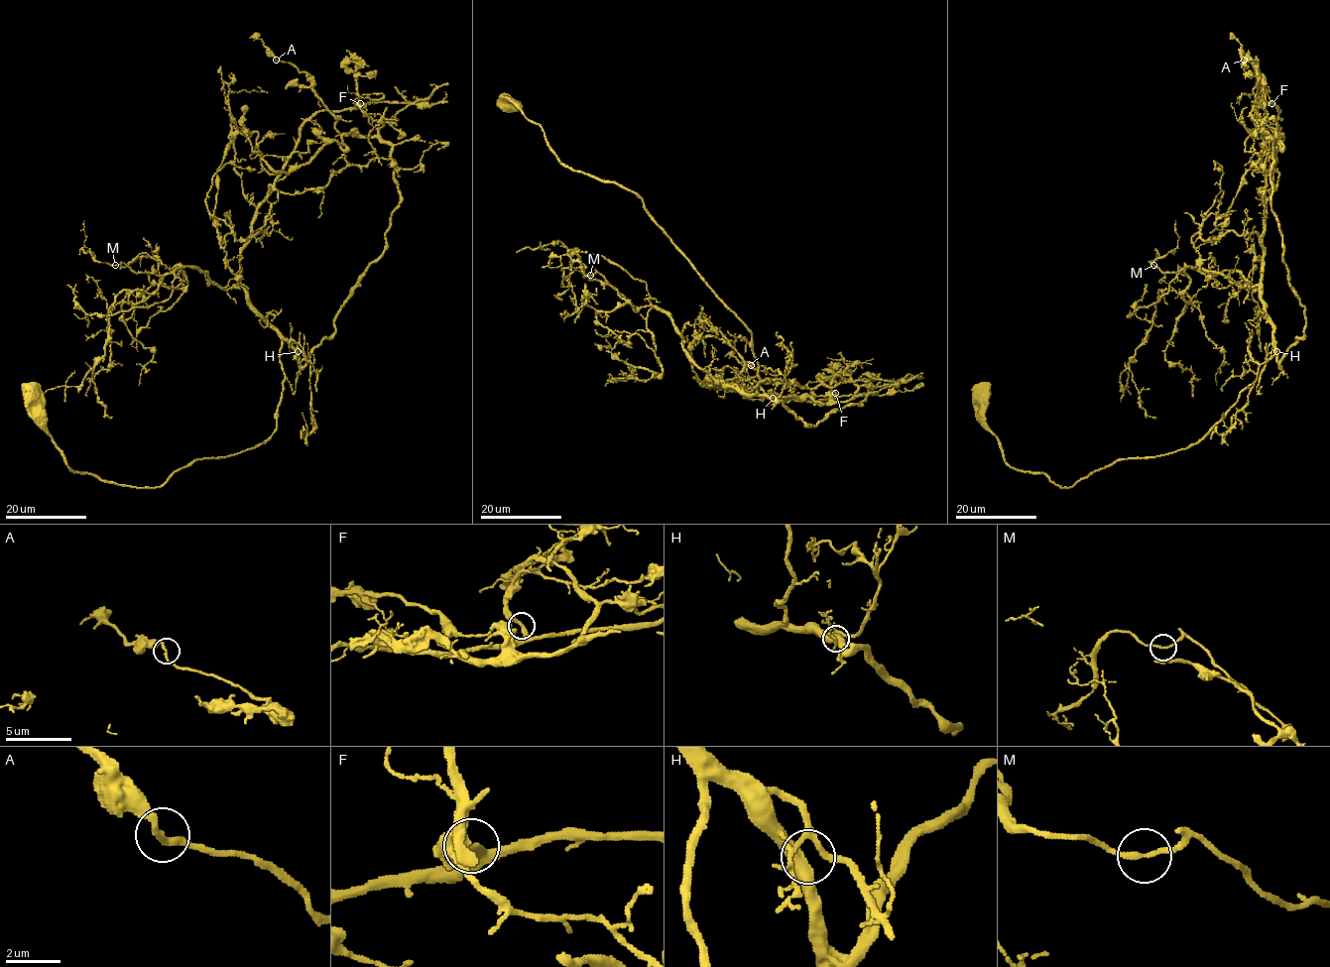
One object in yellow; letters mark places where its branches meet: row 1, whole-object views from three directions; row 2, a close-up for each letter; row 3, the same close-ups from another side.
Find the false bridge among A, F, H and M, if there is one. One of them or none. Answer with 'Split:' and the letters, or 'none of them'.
Split: none of them

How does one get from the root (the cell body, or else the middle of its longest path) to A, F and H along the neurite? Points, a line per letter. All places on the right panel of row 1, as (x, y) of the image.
A: (982, 392), (1004, 459), (1071, 487), (1190, 447), (1260, 376), (1280, 140), (1243, 60)
F: (982, 392), (1004, 459), (1060, 487), (1195, 444), (1271, 342), (1271, 103)
H: (982, 392), (980, 421), (1004, 459), (1071, 487), (1118, 460), (1195, 444), (1260, 376), (1272, 340), (1276, 351)

